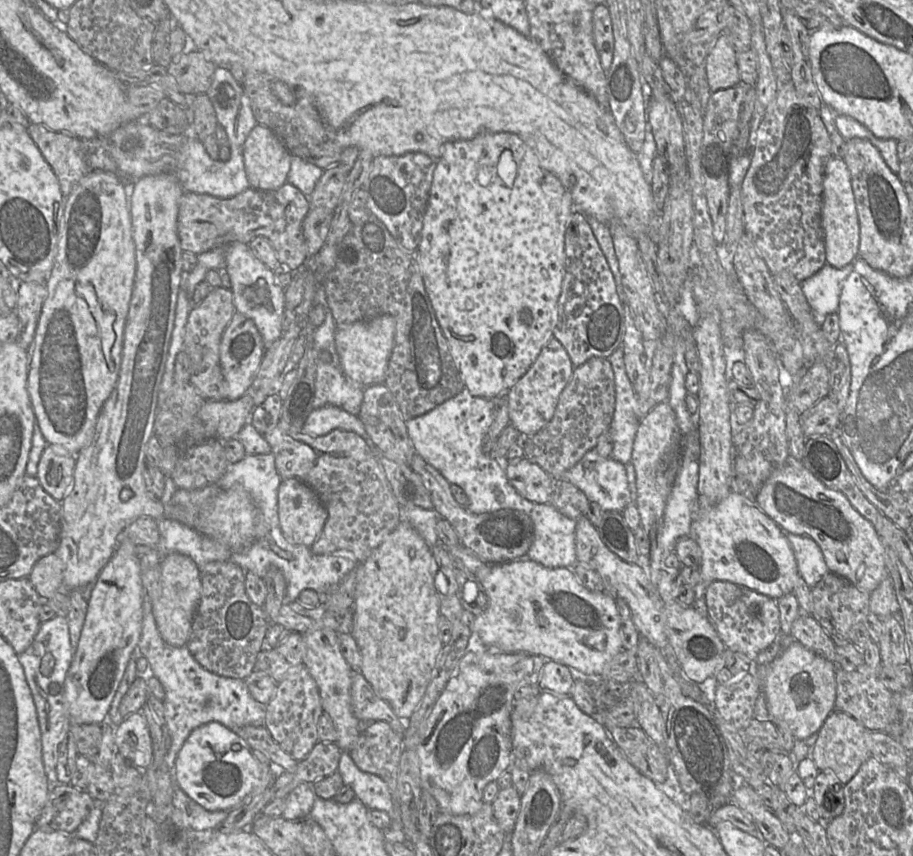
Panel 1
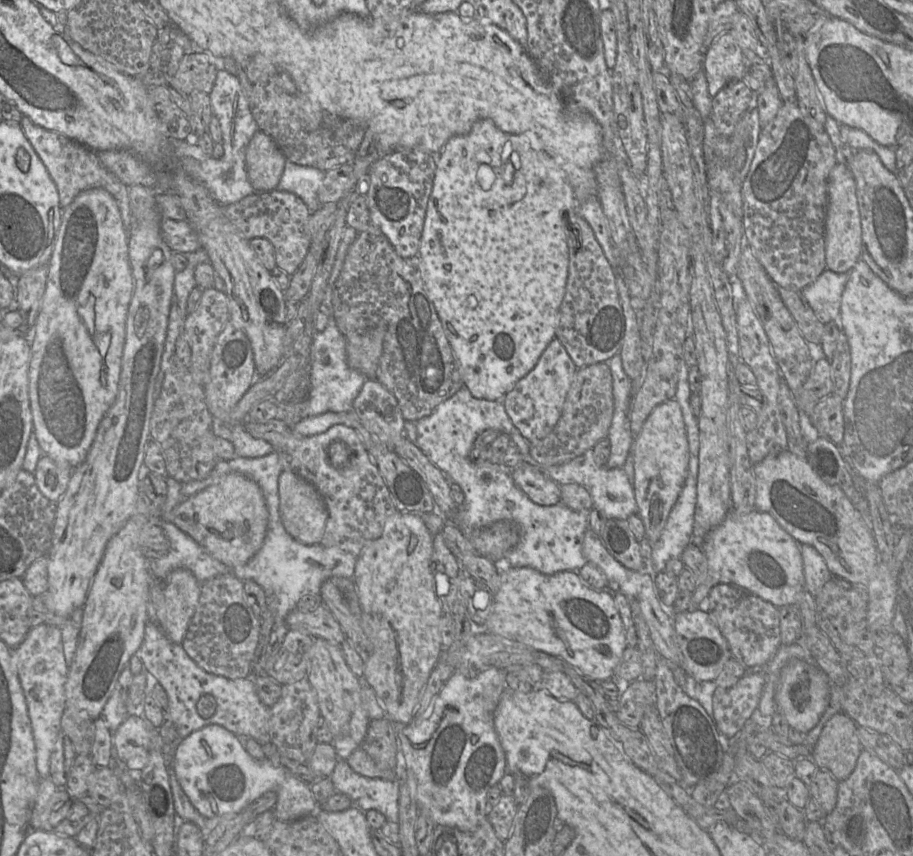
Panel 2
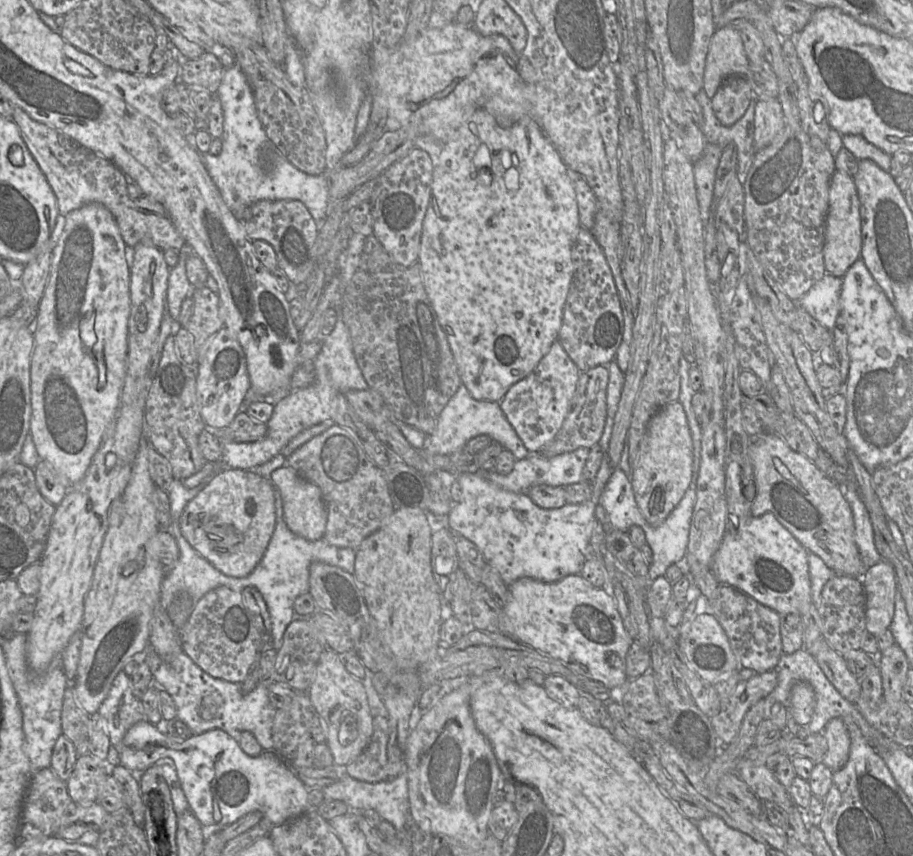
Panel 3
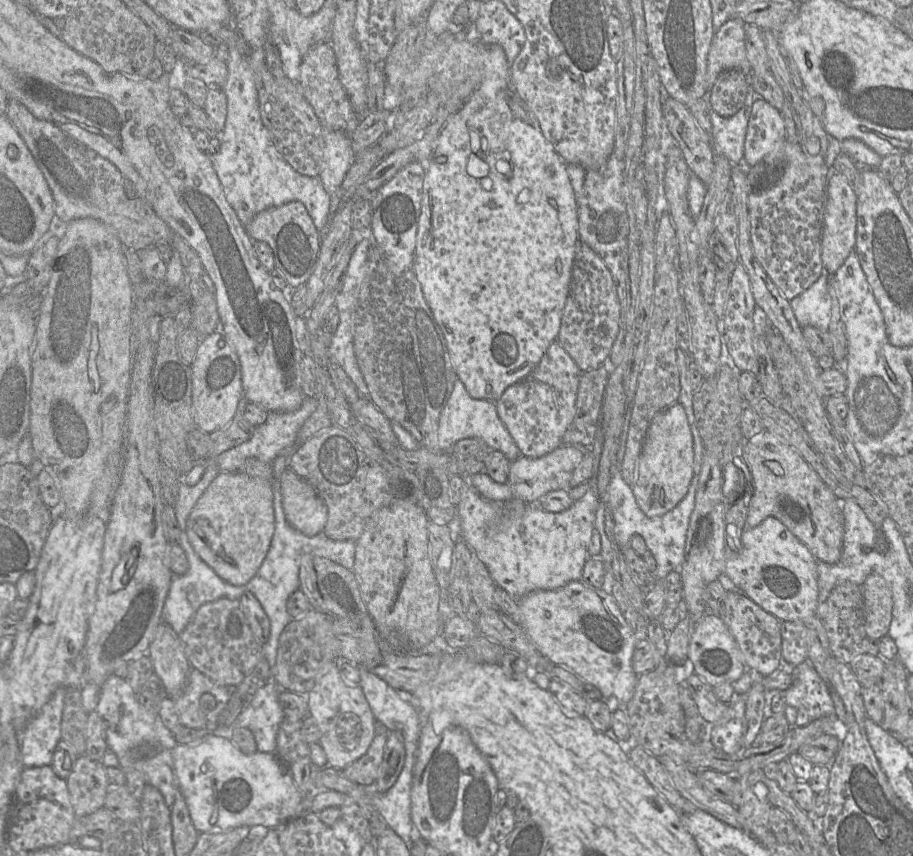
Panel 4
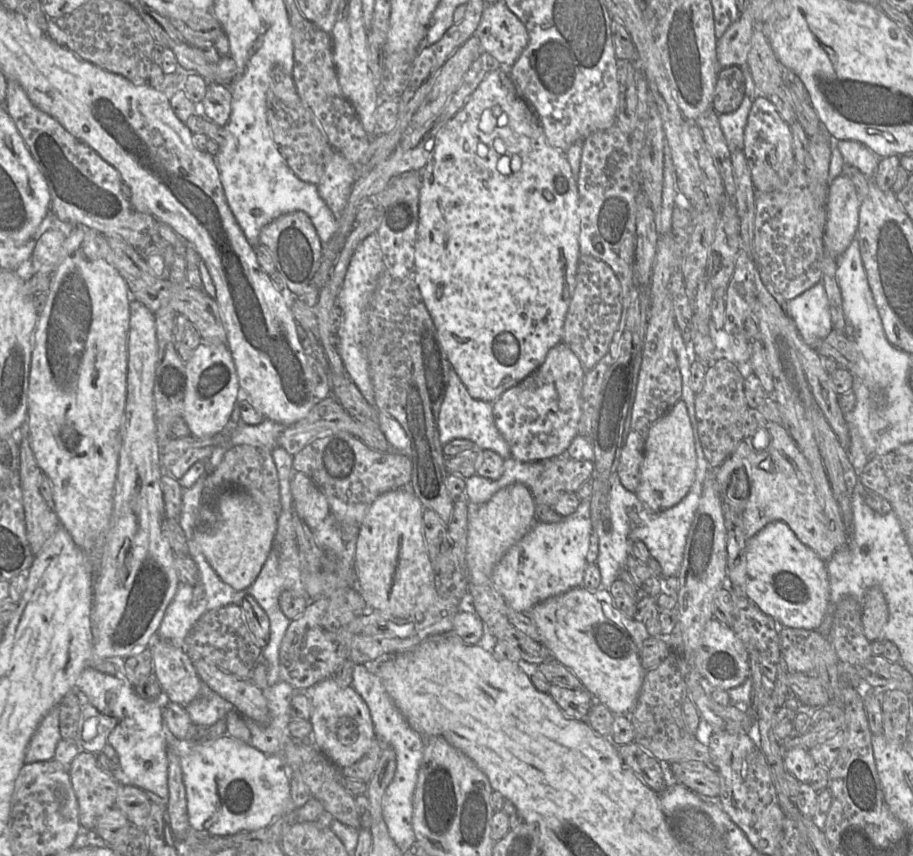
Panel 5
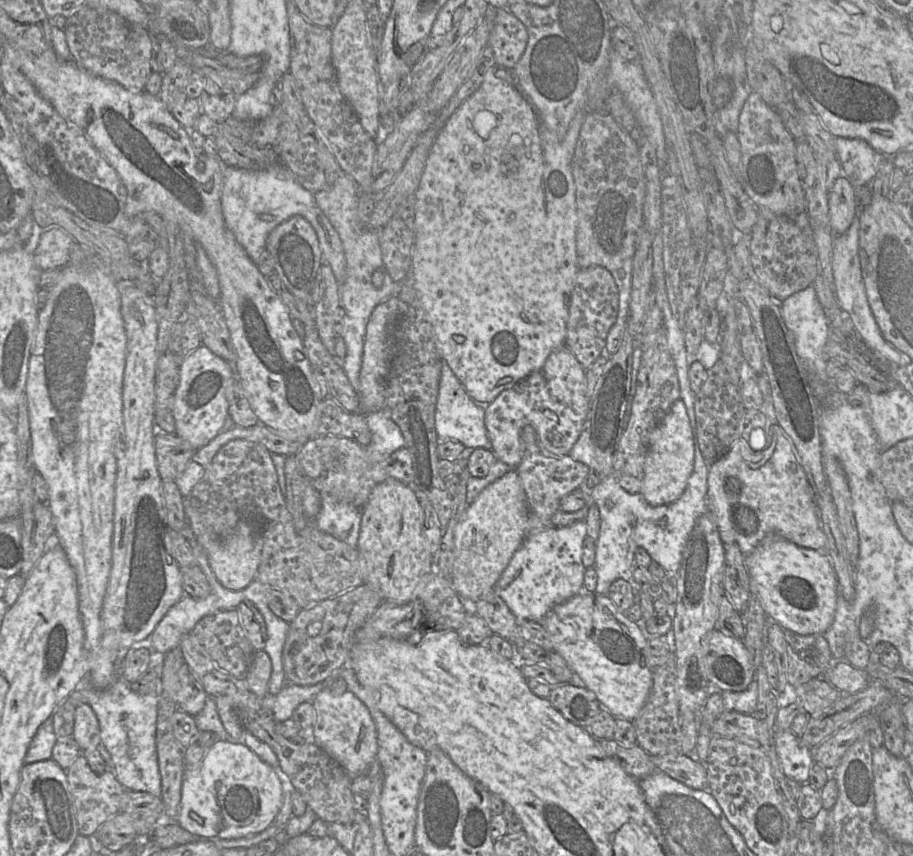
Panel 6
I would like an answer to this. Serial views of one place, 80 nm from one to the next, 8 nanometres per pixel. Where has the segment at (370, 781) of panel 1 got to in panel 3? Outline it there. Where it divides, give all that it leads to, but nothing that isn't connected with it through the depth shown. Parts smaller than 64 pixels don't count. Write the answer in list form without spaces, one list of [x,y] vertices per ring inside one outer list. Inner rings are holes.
[[[402,771],[396,778],[382,780],[377,783],[356,780],[347,773],[343,773],[339,780],[323,787],[322,793],[324,801],[343,801],[348,805],[349,809],[354,812],[363,812],[367,809],[373,809],[383,820],[391,823],[398,833],[402,833],[406,830],[410,819],[407,771]]]

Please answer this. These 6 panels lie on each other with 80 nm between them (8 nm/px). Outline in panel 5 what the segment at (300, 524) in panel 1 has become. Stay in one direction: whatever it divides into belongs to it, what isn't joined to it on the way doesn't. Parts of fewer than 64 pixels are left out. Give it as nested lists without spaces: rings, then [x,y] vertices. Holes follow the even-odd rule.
[[[293,472],[290,490],[295,513],[311,530],[318,527],[330,513],[324,493],[301,472]]]

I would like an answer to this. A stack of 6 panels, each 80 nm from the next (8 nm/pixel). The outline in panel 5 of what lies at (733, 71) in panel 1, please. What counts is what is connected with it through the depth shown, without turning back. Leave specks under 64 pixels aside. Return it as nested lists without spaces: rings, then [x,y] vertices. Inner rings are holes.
[[[742,11],[739,18],[734,23],[732,23],[725,31],[725,33],[722,35],[722,37],[717,40],[716,57],[720,69],[731,67],[731,66],[736,66],[736,67],[747,66],[748,71],[750,72],[747,63],[747,58],[748,58],[748,52],[750,49],[750,42],[751,42],[751,37],[753,34],[754,27],[755,27],[755,22],[753,17],[750,15],[750,12]]]

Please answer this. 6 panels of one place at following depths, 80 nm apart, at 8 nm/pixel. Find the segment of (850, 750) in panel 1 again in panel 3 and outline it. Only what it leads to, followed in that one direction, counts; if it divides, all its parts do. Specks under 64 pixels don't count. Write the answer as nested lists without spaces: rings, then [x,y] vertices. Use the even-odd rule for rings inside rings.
[[[832,718],[823,732],[827,740],[827,752],[821,763],[836,772],[848,761],[851,738],[842,718]]]

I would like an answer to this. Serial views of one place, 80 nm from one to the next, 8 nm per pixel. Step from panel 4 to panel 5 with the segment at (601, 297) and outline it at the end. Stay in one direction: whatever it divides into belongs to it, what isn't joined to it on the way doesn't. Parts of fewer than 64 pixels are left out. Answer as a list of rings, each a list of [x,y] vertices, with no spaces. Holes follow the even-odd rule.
[[[578,250],[578,267],[576,269],[576,283],[573,290],[573,296],[570,302],[570,306],[568,308],[568,312],[566,314],[566,319],[564,321],[564,334],[563,334],[563,342],[577,355],[580,359],[583,367],[586,370],[592,369],[600,360],[602,360],[609,350],[609,345],[612,340],[613,334],[617,329],[619,320],[621,316],[621,289],[619,281],[617,280],[613,270],[601,260],[594,258],[589,255],[579,255]]]

